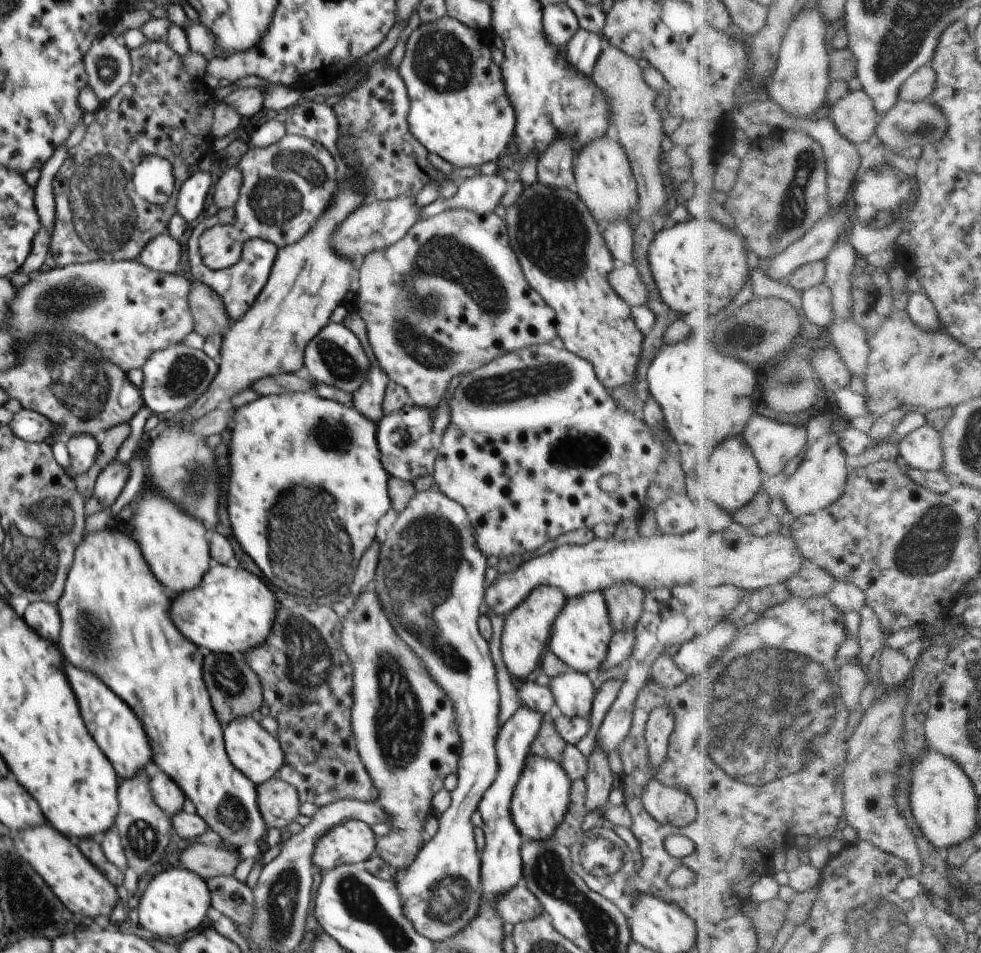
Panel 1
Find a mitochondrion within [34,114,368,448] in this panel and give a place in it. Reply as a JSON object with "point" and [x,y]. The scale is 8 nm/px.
{"point":[99,196]}

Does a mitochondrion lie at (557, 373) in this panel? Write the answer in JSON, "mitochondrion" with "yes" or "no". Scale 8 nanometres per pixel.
{"mitochondrion":"yes"}

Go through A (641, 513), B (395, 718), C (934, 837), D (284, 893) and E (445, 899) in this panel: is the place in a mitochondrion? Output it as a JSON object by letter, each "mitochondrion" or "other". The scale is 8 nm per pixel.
{"A":"other","B":"mitochondrion","C":"other","D":"mitochondrion","E":"mitochondrion"}

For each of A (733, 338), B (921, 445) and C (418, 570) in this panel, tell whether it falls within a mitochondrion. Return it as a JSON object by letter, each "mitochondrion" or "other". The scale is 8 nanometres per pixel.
{"A":"mitochondrion","B":"other","C":"mitochondrion"}

